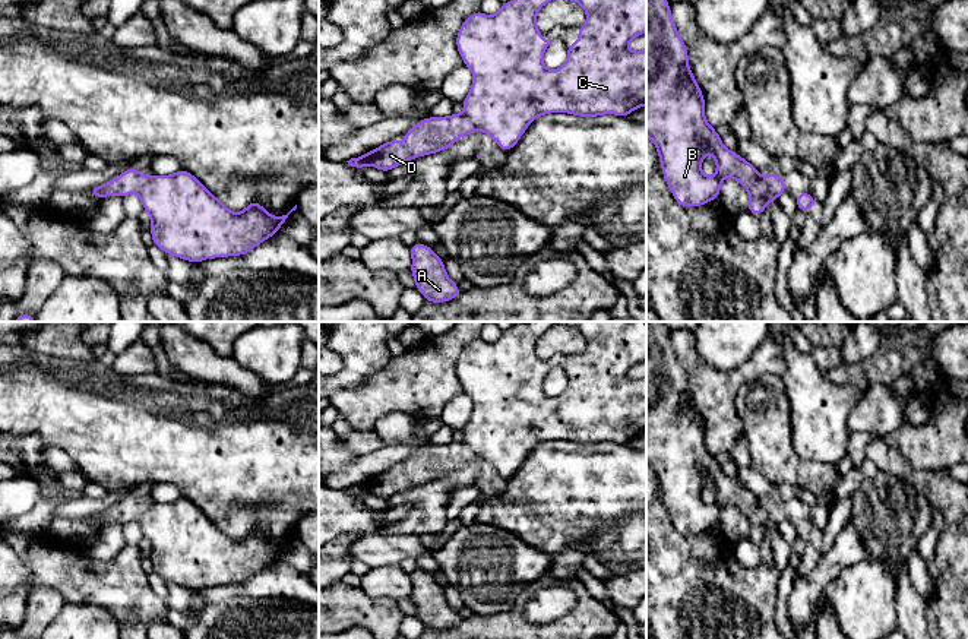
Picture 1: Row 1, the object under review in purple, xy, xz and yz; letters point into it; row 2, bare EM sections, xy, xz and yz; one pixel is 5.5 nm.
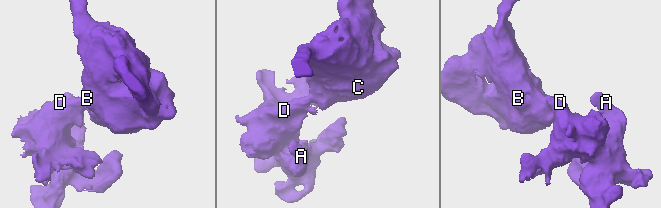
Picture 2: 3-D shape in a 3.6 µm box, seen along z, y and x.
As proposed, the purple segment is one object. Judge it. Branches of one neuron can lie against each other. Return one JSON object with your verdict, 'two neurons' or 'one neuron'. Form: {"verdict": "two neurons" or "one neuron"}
{"verdict": "two neurons"}

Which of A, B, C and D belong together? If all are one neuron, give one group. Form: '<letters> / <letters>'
A D / B C

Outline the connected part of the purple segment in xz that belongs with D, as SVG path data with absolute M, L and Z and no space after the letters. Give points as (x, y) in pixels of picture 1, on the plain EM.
M452 440L447 445L428 445L420 447L404 461L407 464L405 469L389 468L366 483L351 485L347 490L360 499L364 493L371 493L389 500L393 494L414 485L446 478L458 466L472 459L475 459L475 455L465 442Z

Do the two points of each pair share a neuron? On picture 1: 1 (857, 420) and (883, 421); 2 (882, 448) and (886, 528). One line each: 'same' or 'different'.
1: same
2: different

